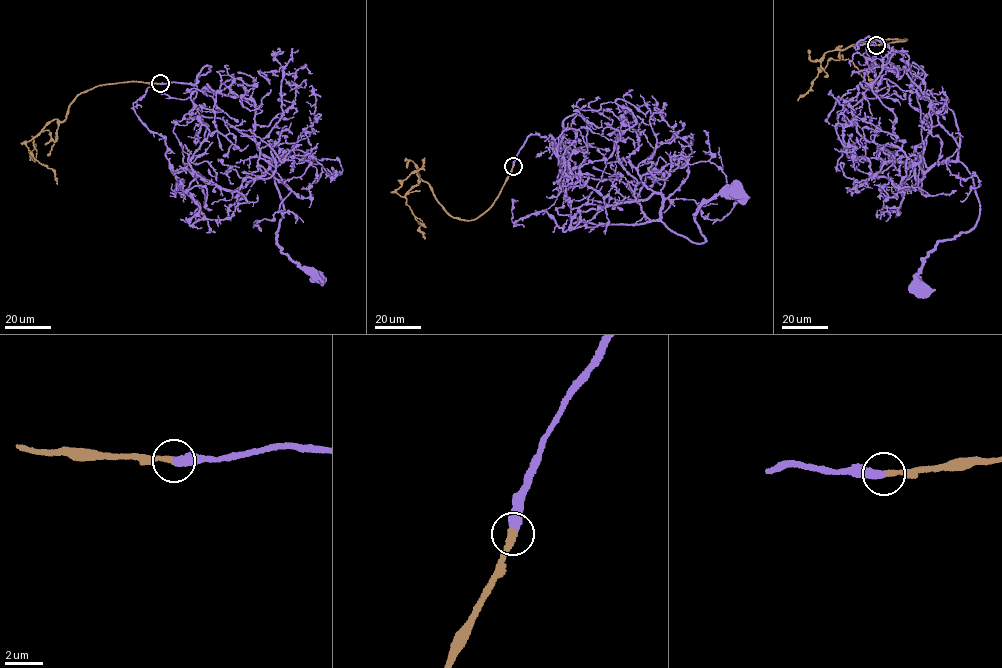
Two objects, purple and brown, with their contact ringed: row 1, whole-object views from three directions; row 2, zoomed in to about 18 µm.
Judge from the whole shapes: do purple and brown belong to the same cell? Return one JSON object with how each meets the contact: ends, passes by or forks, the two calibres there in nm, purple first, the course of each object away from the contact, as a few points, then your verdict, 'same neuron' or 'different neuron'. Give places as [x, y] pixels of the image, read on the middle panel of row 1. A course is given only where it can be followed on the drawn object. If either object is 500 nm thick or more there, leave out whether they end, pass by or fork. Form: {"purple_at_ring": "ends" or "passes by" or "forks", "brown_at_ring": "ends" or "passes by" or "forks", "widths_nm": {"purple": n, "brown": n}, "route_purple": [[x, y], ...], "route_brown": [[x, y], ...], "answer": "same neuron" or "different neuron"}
{"purple_at_ring": "ends", "brown_at_ring": "ends", "widths_nm": {"purple": 480, "brown": 380}, "route_purple": [[513, 166], [536, 132], [558, 155], [556, 182], [619, 179], [651, 220], [699, 244], [698, 208], [738, 193]], "route_brown": [[513, 166], [500, 193], [471, 220], [453, 218], [423, 181], [403, 196], [395, 190], [422, 167], [425, 158]], "answer": "same neuron"}

